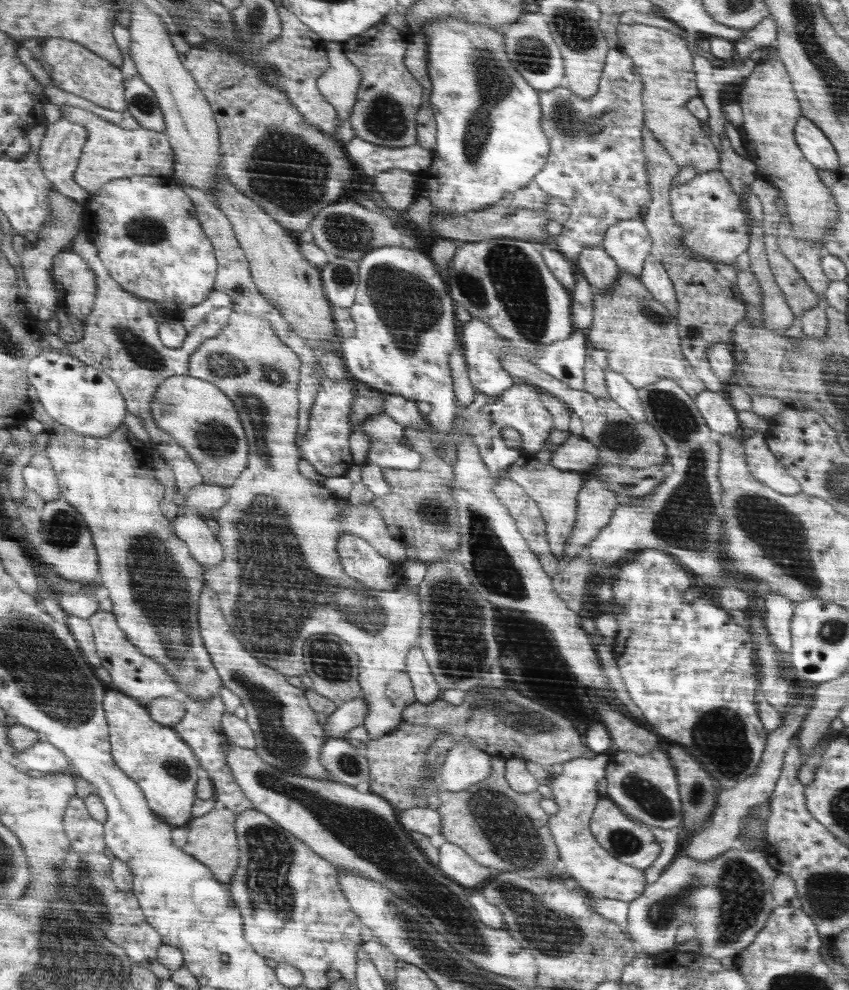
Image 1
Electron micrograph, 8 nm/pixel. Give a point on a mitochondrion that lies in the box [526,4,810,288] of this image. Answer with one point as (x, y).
(575, 33)

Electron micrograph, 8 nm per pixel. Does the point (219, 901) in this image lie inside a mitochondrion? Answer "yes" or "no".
no

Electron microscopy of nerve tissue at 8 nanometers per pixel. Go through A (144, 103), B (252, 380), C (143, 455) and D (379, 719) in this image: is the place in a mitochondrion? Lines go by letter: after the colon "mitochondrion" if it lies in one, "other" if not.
A: mitochondrion
B: mitochondrion
C: other
D: other

